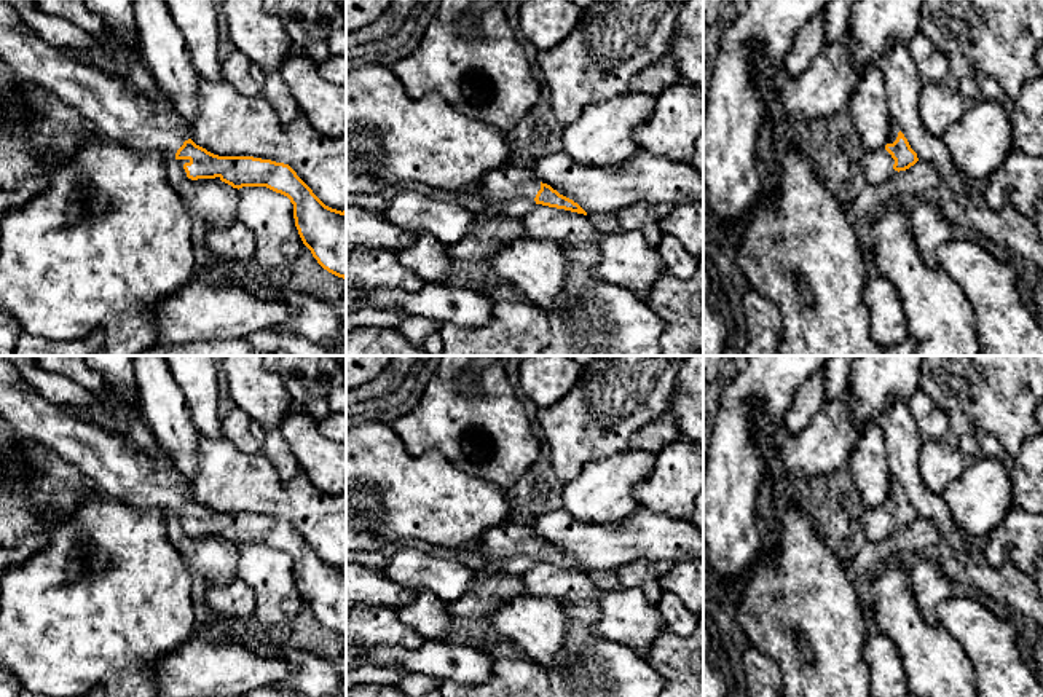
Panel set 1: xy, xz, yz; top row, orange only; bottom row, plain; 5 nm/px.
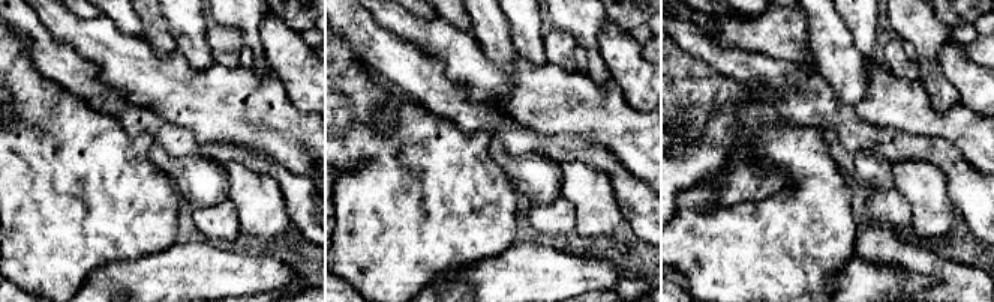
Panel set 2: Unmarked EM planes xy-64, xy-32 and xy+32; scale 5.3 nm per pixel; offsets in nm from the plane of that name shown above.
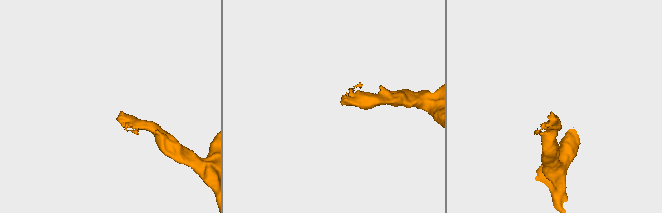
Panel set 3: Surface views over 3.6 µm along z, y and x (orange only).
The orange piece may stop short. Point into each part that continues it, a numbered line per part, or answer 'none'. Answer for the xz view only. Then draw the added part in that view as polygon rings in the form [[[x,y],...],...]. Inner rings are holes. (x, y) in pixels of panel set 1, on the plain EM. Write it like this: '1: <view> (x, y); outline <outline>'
1: xz (511, 546); outline [[[504,523],[483,533],[477,552],[504,574],[525,576],[536,563],[541,539],[528,526]]]

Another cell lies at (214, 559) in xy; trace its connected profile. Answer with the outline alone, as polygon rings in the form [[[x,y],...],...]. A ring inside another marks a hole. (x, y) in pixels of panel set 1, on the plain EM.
[[[164,512],[169,542],[183,557],[191,574],[203,576],[207,584],[228,582],[238,577],[239,549],[215,536],[188,536],[175,514]]]

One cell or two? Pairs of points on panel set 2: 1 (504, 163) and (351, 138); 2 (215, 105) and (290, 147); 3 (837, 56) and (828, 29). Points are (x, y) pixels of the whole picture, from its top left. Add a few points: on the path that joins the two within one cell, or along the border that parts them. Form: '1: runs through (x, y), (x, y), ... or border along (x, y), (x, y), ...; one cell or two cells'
1: border along (491, 135), (489, 157), (502, 170), (514, 191); two cells
2: runs through (233, 105), (251, 108), (272, 129); one cell
3: runs through (835, 50), (835, 42), (828, 35); one cell

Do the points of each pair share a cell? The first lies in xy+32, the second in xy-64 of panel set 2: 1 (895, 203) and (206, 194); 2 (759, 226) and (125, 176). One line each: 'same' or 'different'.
1: different
2: same

